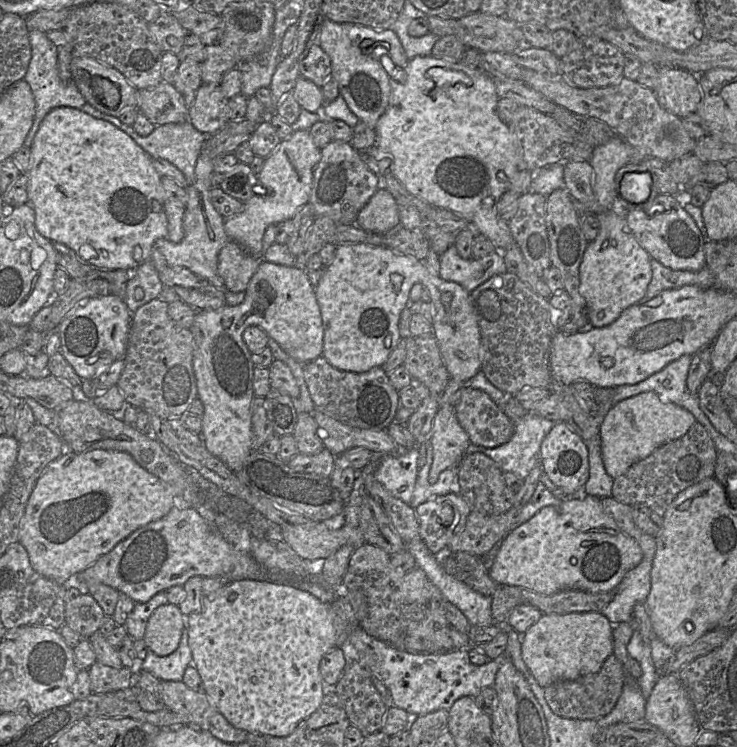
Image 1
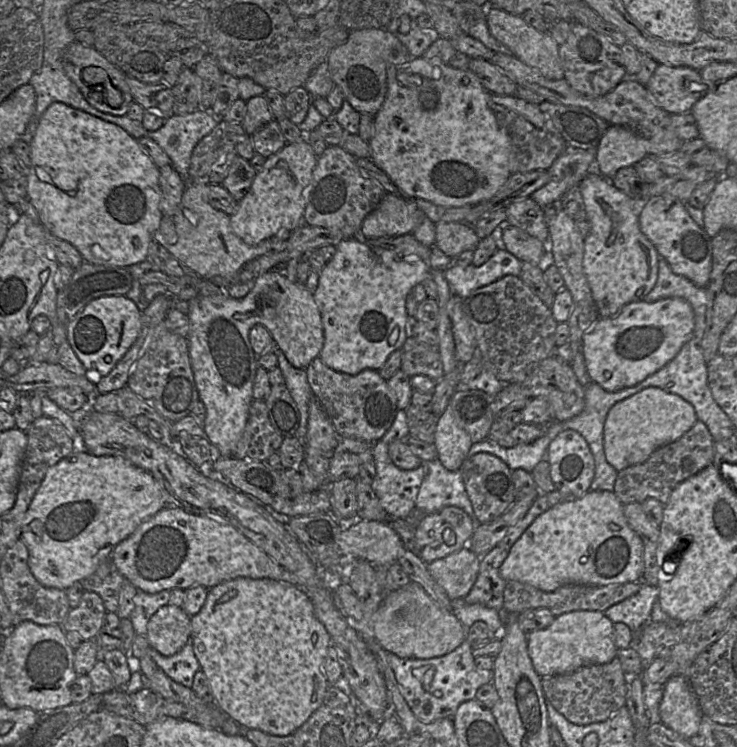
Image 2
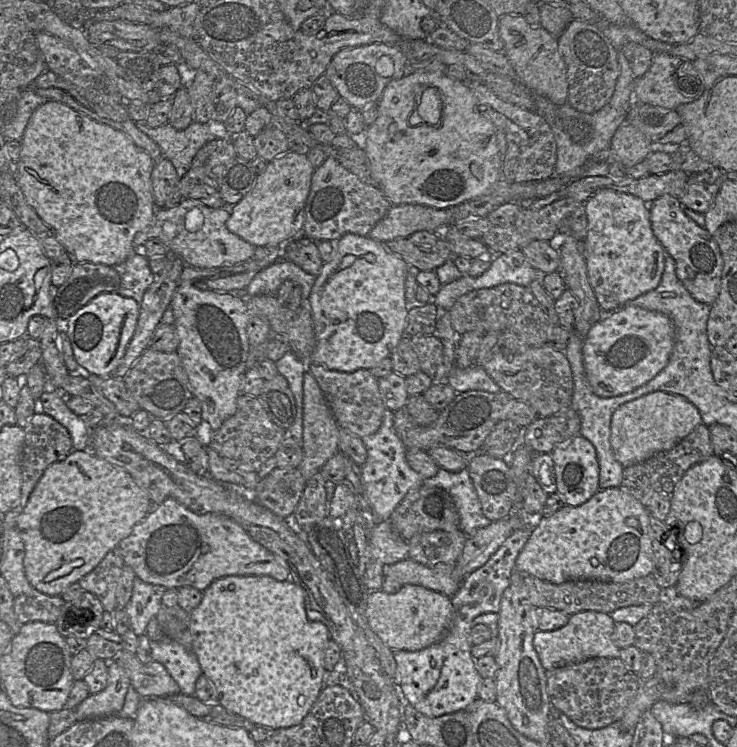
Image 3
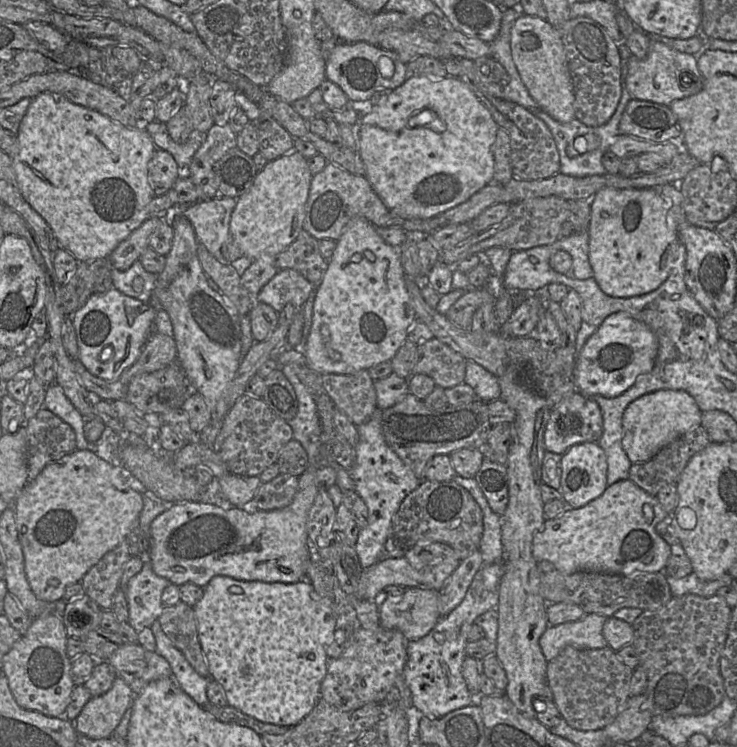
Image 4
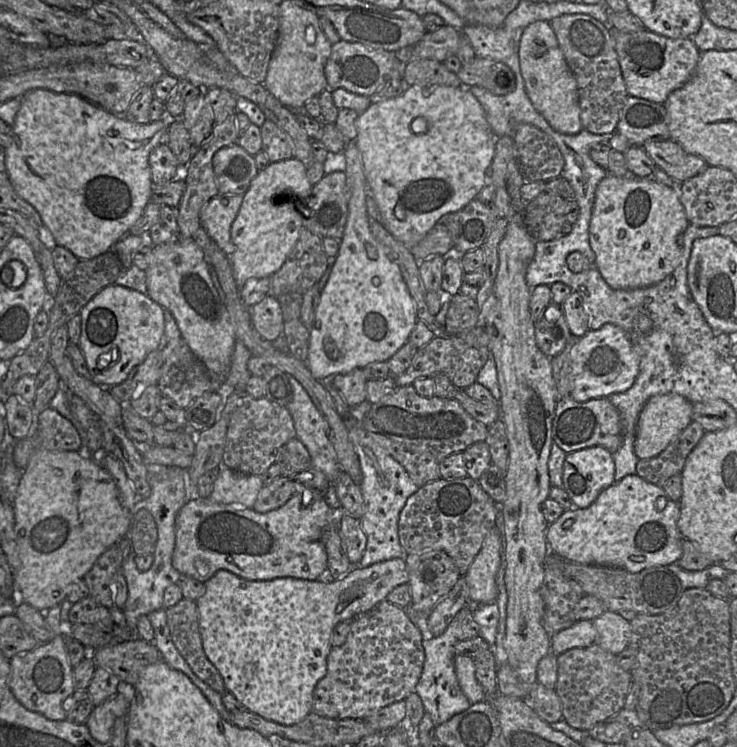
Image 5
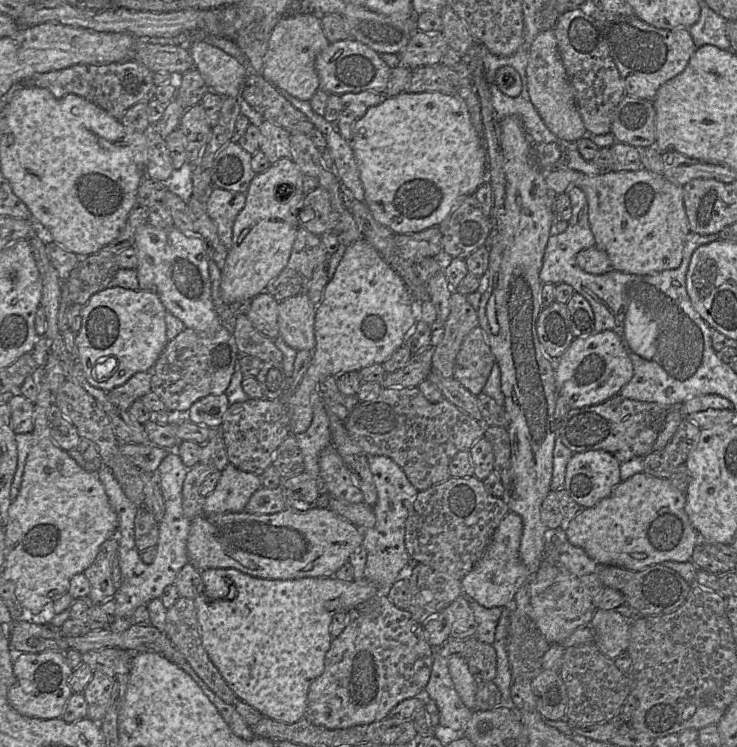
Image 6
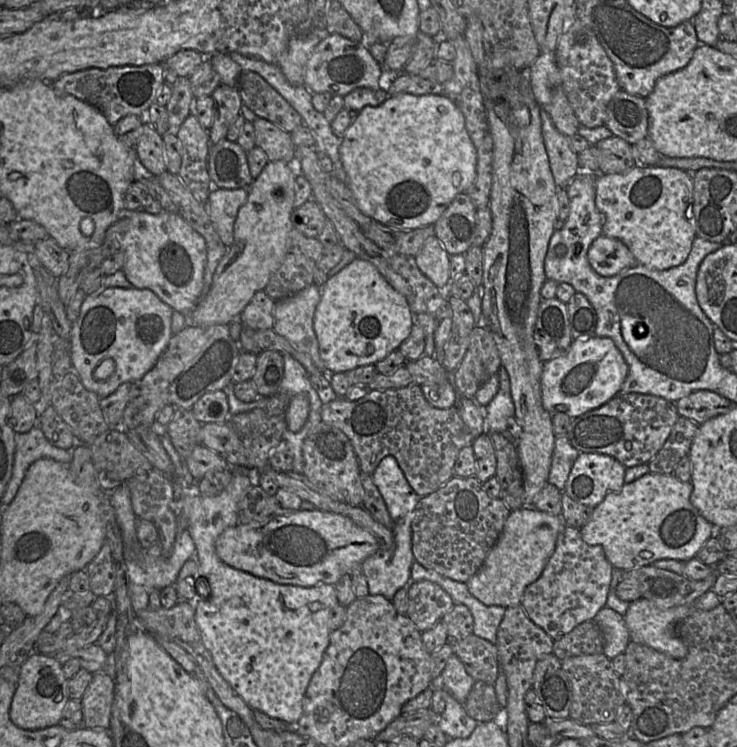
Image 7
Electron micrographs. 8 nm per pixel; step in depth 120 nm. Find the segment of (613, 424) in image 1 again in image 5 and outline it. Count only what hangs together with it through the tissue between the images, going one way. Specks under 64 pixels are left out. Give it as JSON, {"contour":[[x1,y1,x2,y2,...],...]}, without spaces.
{"contour":[[677,393,655,395,648,399,639,413,634,441,638,459,657,456,693,421,693,403]]}

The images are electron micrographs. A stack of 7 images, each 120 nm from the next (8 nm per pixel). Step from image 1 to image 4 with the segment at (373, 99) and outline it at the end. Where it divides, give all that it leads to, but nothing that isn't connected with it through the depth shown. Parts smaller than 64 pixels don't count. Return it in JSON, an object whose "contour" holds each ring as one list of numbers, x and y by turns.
{"contour":[[338,42,327,57,326,79,337,84,353,104,368,101,378,89,395,89,407,79,407,64,392,51,367,42]]}

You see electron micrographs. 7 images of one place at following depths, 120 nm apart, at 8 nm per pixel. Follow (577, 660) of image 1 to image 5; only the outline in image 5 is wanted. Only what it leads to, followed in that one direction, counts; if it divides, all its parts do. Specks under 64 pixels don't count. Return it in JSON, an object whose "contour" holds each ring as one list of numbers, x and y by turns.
{"contour":[[578,620,571,627,551,636,551,652,556,656,576,647,596,644,597,631,591,620]]}

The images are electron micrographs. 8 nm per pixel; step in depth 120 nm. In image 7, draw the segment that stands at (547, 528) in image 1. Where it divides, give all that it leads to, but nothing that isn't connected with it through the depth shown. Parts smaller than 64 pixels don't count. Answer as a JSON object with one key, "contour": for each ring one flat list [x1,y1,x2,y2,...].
{"contour":[[647,473,633,482,625,483,618,493,607,494,598,504,589,521,580,528,582,539,589,545,603,547,610,564,621,570,635,570,660,559,688,561,696,557,716,528,703,518,690,503,691,482,682,482,674,474]]}

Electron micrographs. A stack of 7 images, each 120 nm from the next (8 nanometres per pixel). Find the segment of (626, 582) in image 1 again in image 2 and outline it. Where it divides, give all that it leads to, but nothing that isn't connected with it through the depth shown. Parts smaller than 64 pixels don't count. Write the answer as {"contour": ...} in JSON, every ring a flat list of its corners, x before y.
{"contour":[[642,583,639,591,609,607,603,613,613,623,624,623,633,633,650,621,654,602,658,599,658,587]]}

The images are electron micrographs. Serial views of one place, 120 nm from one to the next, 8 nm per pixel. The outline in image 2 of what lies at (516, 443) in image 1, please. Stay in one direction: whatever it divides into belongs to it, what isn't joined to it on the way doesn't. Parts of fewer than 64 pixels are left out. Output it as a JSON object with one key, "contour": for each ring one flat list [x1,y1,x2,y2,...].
{"contour":[[552,421,543,426,544,435,530,444,519,444,511,448,505,448,486,439,482,442,473,443,468,456,480,452,489,453,500,458,512,471,523,469,531,473,538,463,546,459,551,441,563,431,563,426,559,421]]}

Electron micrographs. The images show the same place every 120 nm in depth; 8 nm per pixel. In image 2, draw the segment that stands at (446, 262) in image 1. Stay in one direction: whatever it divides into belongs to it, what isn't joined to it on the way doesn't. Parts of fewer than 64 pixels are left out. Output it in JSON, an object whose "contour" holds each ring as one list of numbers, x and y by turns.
{"contour":[[497,249,481,266,451,264,443,275,451,295,467,298,474,290,487,286,507,276,520,276,522,261,505,249]]}

